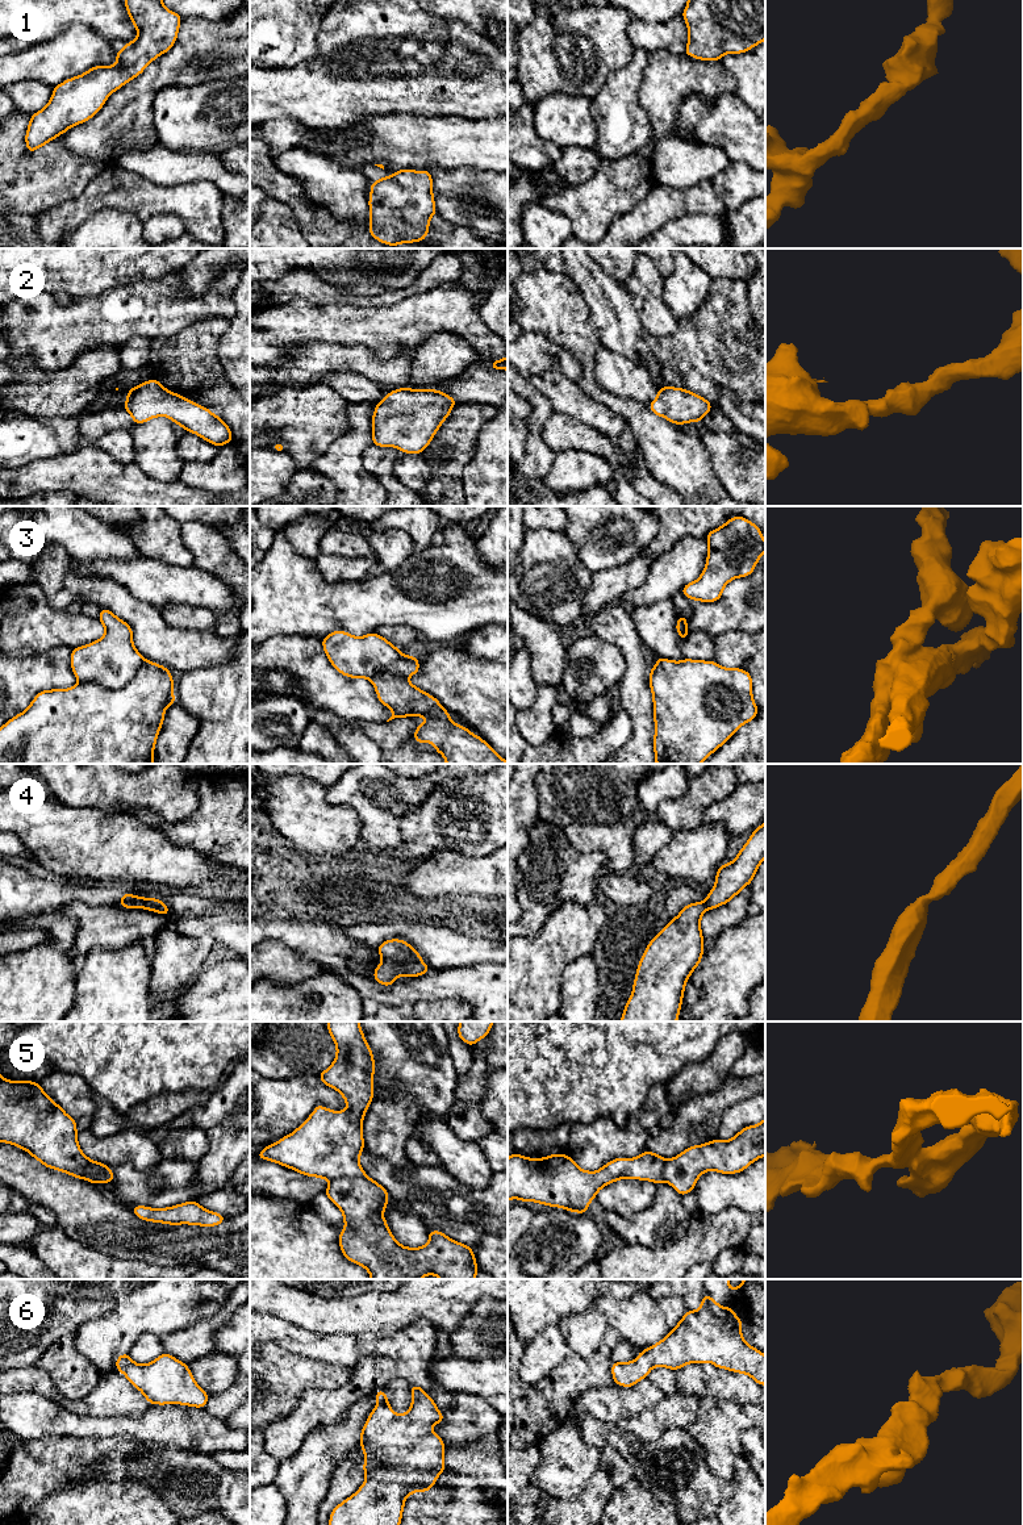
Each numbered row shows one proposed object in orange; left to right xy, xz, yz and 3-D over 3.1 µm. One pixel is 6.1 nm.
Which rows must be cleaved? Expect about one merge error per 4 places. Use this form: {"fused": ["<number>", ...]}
{"fused": ["3", "5"]}

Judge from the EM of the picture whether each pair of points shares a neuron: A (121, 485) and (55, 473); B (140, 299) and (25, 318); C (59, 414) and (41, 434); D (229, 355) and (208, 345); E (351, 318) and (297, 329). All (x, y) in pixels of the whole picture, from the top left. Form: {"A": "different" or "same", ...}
{"A": "same", "B": "same", "C": "different", "D": "different", "E": "same"}

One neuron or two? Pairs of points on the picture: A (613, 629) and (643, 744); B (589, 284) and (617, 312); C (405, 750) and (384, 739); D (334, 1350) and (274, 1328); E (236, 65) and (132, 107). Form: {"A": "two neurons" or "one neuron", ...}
{"A": "one neuron", "B": "one neuron", "C": "one neuron", "D": "one neuron", "E": "one neuron"}

